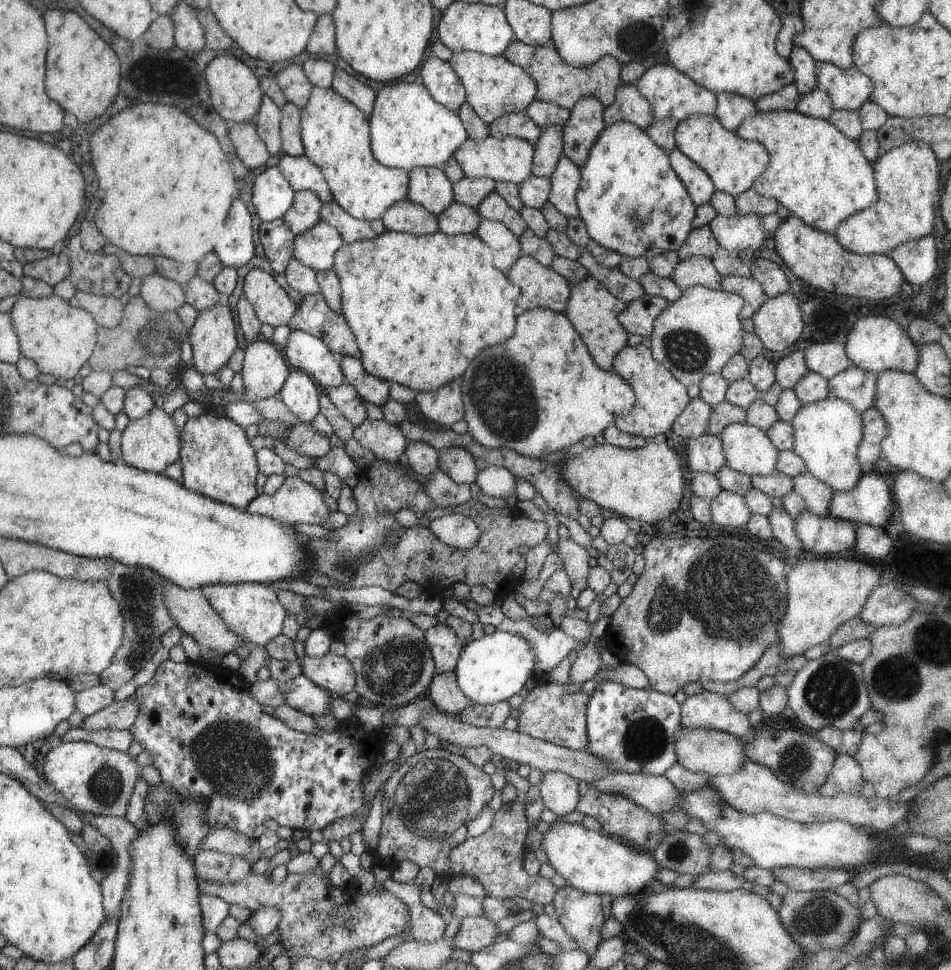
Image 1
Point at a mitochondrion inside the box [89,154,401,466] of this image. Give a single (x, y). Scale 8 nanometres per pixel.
(158, 342)

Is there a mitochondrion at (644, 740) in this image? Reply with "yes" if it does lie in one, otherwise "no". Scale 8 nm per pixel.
yes

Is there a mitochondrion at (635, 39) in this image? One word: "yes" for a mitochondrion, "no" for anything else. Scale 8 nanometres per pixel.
yes

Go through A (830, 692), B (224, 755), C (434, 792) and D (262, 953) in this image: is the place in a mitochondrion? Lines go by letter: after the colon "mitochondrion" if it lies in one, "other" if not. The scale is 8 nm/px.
A: mitochondrion
B: mitochondrion
C: mitochondrion
D: other

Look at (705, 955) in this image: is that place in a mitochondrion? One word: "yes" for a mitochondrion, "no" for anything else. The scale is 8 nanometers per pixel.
yes

